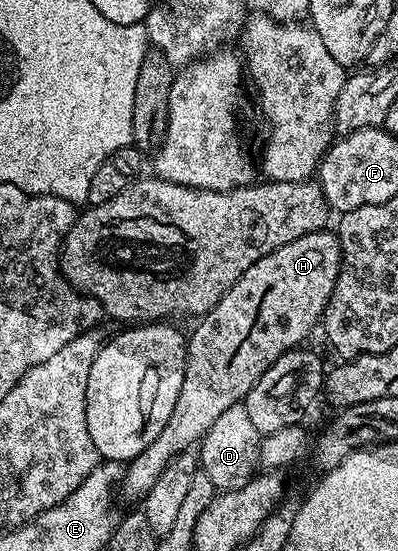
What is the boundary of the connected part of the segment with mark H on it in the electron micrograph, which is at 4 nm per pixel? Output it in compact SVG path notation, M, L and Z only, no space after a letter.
M322 231L303 235L292 243L283 243L271 255L263 255L259 263L247 267L237 282L225 292L223 299L215 303L210 313L204 314L201 321L187 337L185 351L185 374L183 387L179 387L179 399L175 399L175 411L171 411L171 419L163 431L140 455L124 466L119 482L119 493L129 501L140 502L155 487L155 479L163 475L167 463L173 457L192 450L211 431L211 423L227 411L227 407L239 405L259 383L262 375L272 367L275 359L279 359L288 349L298 348L301 341L313 328L318 328L324 318L325 308L329 302L331 291L335 291L335 279L341 266L341 244L336 232Z

